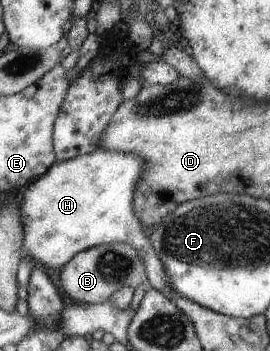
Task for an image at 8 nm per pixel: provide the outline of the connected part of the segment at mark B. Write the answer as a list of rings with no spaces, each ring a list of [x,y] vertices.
[[[108,243],[84,249],[64,265],[60,274],[62,288],[76,303],[103,303],[122,286],[138,289],[143,283],[148,284],[148,271],[141,251],[130,243]]]

